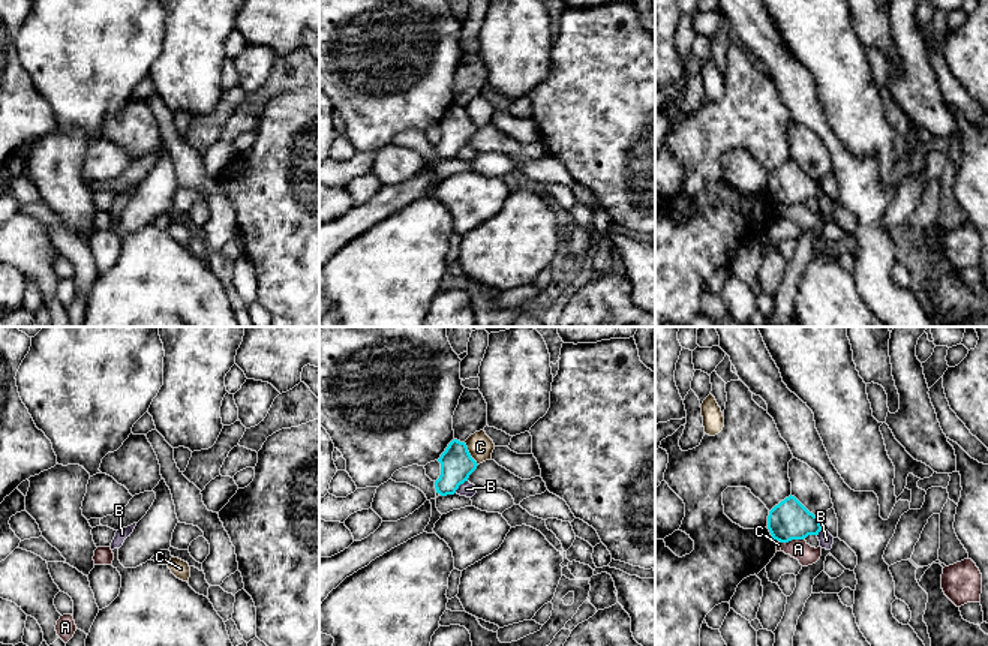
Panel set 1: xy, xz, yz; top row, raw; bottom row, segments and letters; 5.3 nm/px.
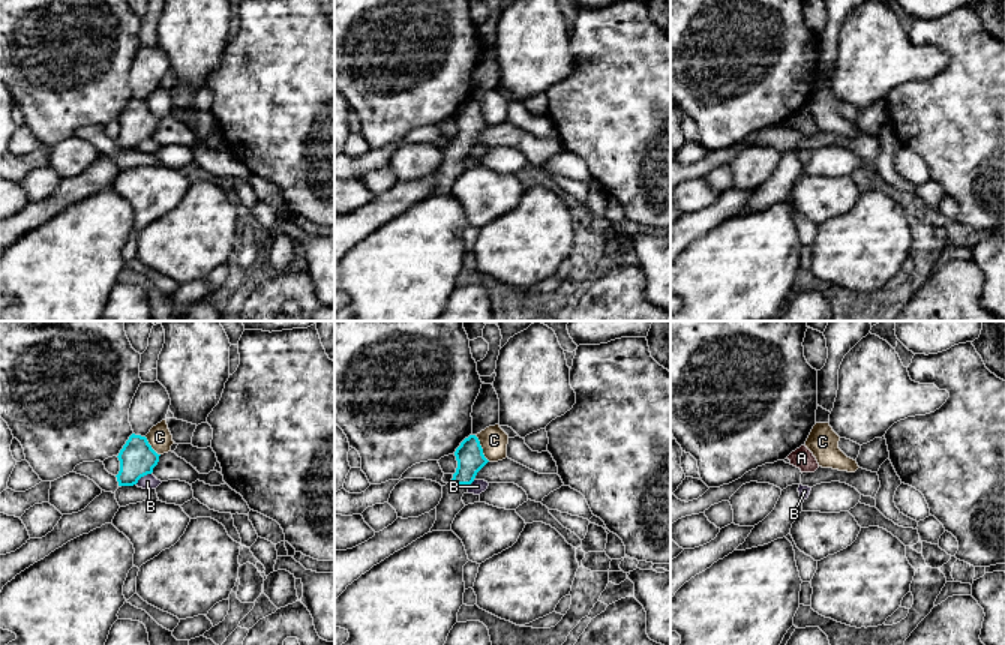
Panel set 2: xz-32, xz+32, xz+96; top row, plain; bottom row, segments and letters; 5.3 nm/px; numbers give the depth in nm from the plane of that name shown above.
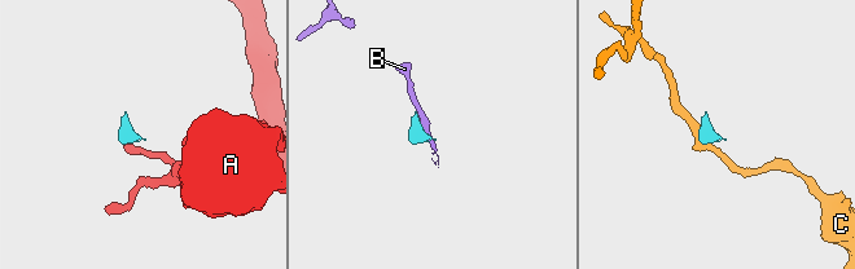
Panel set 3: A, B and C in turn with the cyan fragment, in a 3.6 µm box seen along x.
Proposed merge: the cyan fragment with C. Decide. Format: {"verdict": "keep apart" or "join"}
{"verdict": "keep apart"}

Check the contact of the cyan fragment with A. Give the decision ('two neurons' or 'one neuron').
two neurons

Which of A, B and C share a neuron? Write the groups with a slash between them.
A / B / C

